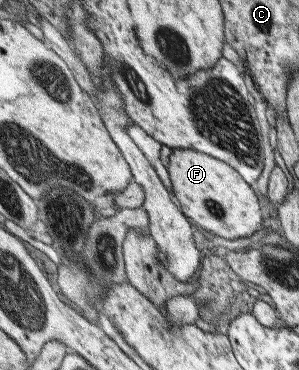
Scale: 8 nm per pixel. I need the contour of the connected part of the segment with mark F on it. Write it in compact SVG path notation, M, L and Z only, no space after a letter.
M174 149L168 170L180 208L201 228L231 240L251 237L262 229L263 211L255 186L237 168L197 150Z

